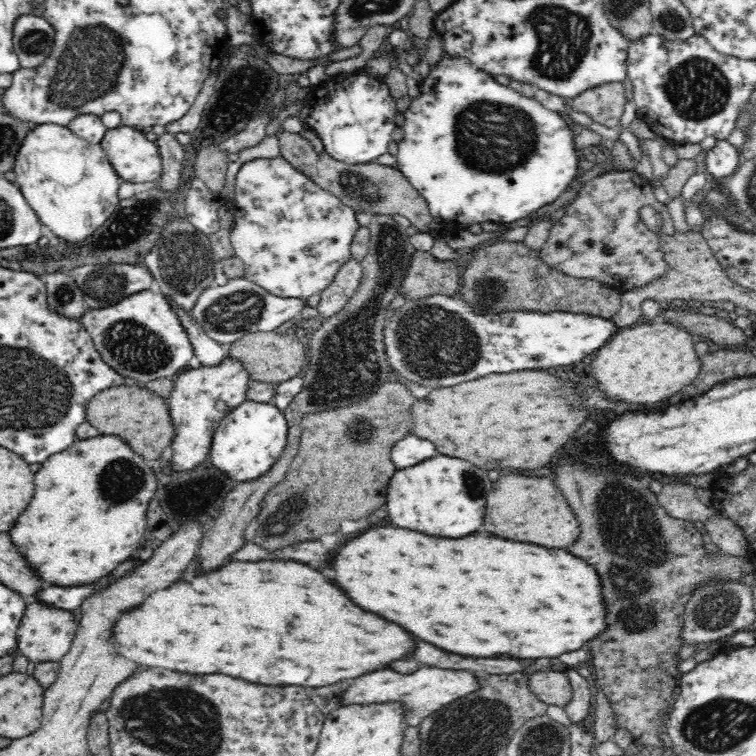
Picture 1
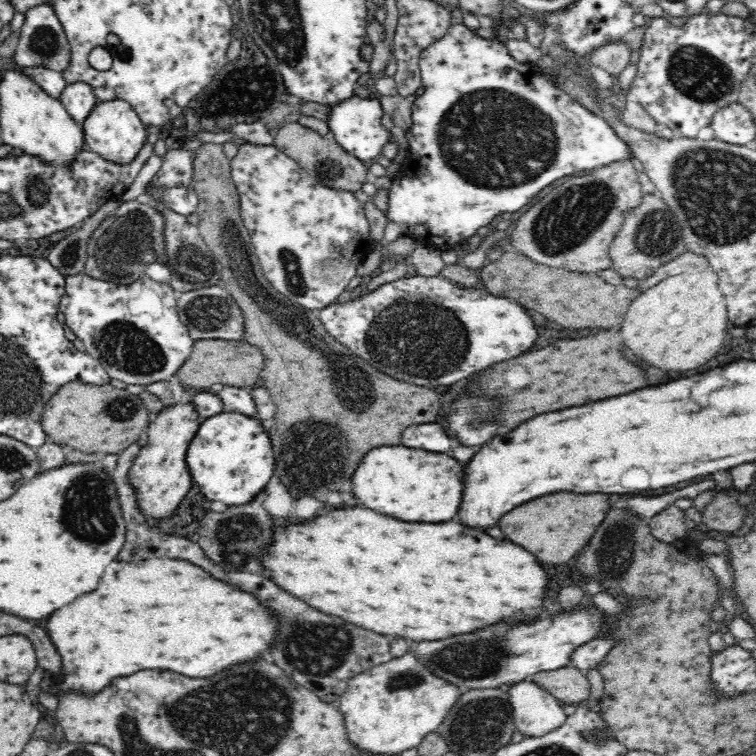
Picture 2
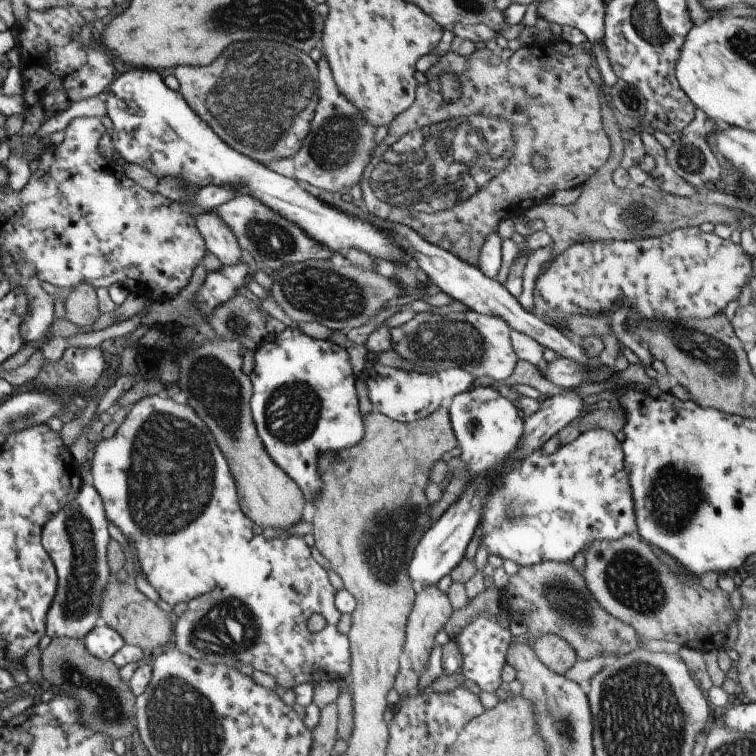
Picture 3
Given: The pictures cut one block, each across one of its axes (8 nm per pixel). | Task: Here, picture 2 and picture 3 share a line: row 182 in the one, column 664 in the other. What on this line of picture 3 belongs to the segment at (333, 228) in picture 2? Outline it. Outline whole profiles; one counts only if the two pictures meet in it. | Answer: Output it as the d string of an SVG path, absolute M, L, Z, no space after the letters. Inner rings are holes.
M684 227L667 232L665 235L650 237L647 239L634 239L631 241L578 241L578 244L570 245L561 254L554 258L548 268L540 273L535 280L533 290L533 313L540 317L549 325L558 327L565 331L565 321L573 315L584 315L585 317L594 318L609 310L620 302L619 311L625 313L625 317L630 323L638 323L642 319L651 319L652 321L676 321L678 319L708 319L710 317L720 315L724 312L724 308L736 300L742 294L742 288L746 284L750 284L753 277L753 268L751 265L752 256L748 255L741 245L735 244L731 239L722 239L715 233L703 232L700 227Z

